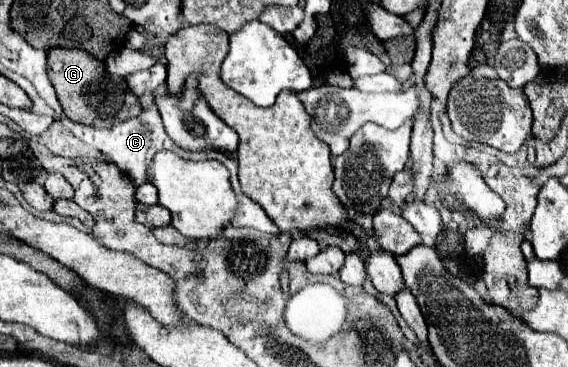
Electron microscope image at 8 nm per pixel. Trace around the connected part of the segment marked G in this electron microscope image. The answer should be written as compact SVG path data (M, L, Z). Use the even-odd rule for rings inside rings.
M50 49L48 51L48 77L58 93L58 101L66 117L74 123L90 127L112 127L120 121L136 117L142 109L138 97L128 89L126 81L112 75L102 61L80 49Z

